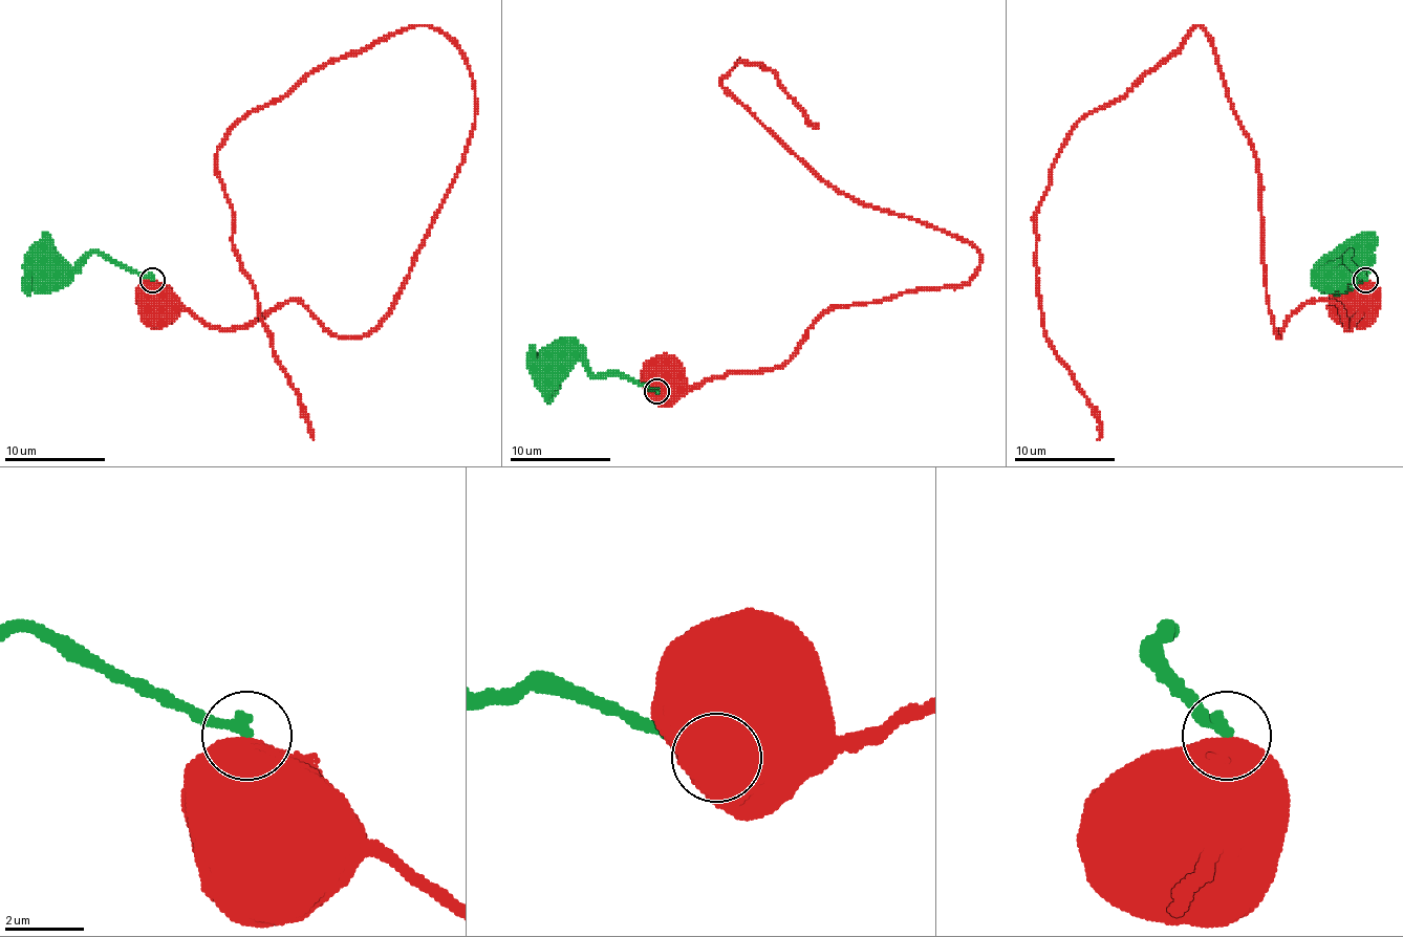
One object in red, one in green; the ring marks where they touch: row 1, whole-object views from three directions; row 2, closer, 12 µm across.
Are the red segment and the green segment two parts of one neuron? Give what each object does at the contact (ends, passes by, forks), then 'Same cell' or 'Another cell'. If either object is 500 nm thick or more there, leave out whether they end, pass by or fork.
Another cell

